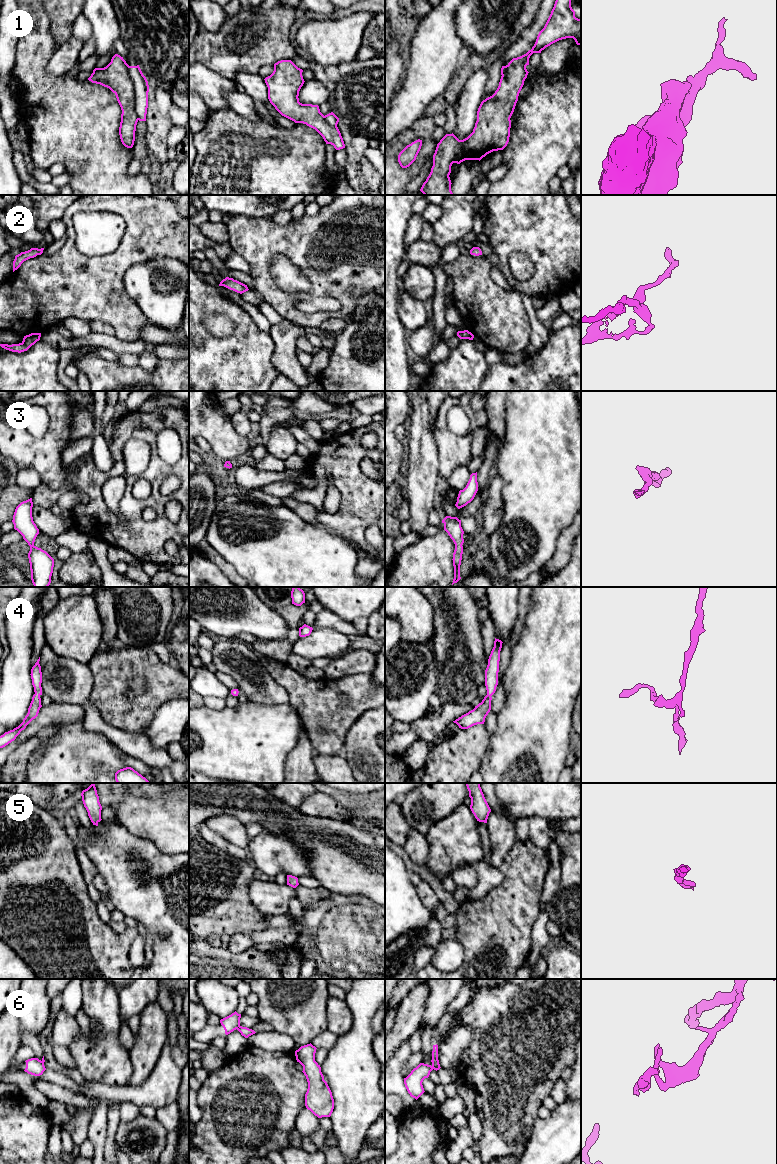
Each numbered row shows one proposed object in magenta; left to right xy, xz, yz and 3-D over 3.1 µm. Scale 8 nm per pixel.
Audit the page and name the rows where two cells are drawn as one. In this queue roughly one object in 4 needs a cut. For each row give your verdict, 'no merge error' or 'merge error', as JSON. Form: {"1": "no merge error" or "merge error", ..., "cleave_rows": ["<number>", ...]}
{"1": "merge error", "2": "no merge error", "3": "no merge error", "4": "no merge error", "5": "no merge error", "6": "merge error", "cleave_rows": ["1", "6"]}

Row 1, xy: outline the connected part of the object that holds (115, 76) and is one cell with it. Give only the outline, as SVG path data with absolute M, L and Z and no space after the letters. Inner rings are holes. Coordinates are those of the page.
M115 54L106 67L95 68L88 80L109 88L116 95L122 110L119 127L120 139L125 147L132 148L138 118L135 112L134 84L128 68L129 65L123 57Z

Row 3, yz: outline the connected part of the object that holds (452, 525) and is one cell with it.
M446 516L442 523L444 524L444 530L448 533L450 538L453 540L455 544L455 550L453 553L453 566L454 566L454 579L453 583L457 583L461 577L460 577L460 565L462 560L462 554L463 554L463 534L464 531L461 527L461 520L459 520L457 517L451 517Z

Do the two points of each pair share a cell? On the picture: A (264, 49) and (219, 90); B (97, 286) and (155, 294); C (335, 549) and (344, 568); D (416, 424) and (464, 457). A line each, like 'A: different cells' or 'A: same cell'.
A: different cells
B: different cells
C: same cell
D: different cells

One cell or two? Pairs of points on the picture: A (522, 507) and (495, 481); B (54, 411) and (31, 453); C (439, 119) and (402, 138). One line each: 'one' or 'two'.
A: two
B: one
C: two

